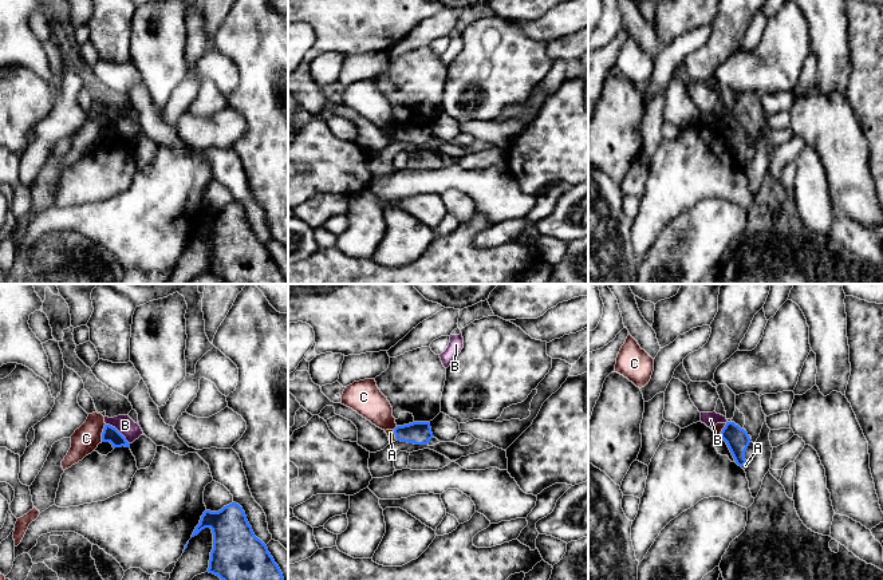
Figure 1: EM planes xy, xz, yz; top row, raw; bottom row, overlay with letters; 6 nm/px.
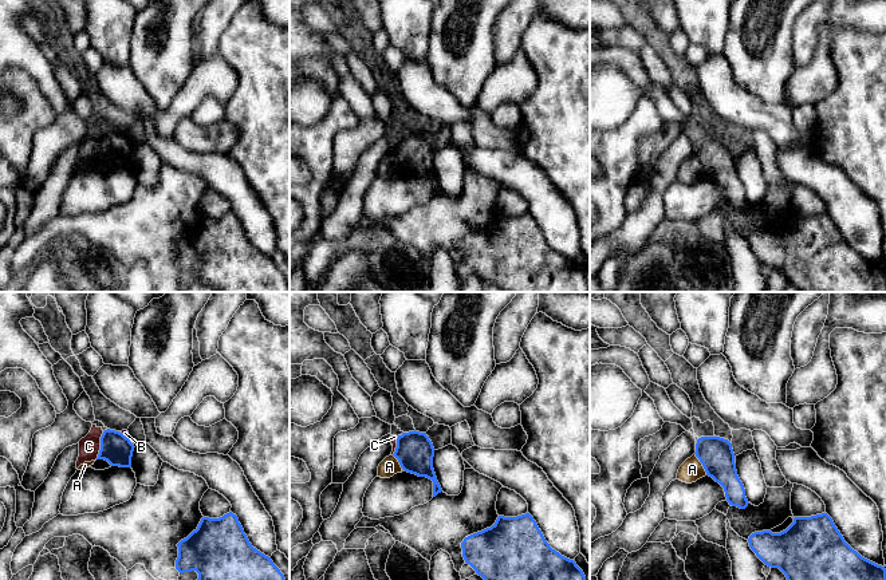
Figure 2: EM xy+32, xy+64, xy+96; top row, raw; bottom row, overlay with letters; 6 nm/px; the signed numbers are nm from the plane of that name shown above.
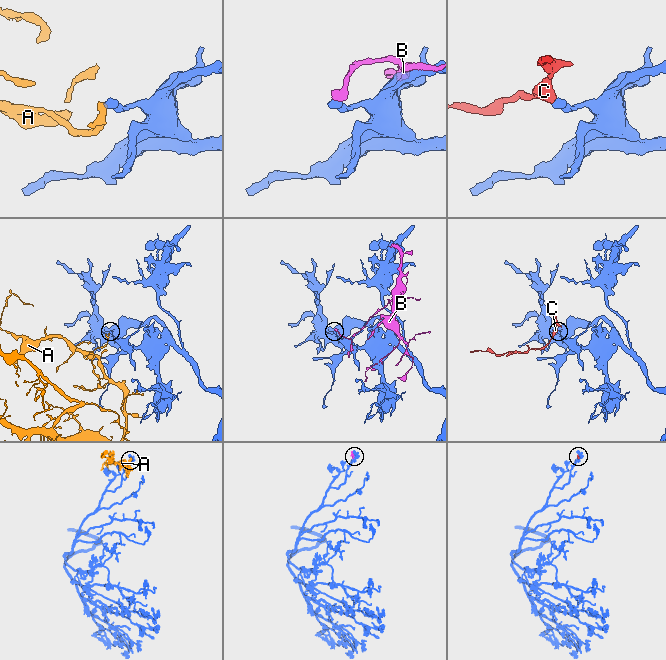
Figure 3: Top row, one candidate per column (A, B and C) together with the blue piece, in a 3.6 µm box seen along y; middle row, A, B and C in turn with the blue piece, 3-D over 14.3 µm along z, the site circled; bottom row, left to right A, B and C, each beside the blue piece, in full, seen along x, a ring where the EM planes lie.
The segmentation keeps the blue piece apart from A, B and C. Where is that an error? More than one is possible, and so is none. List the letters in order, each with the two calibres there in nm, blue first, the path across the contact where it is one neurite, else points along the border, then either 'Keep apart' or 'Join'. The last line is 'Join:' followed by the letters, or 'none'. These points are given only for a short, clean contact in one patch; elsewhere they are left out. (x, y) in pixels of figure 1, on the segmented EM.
A: Thickness 140 nm (blue) against 50 nm. Keep apart
B: Thickness 100 nm (blue) against 110 nm. Keep apart
C: Thickness 100 nm (blue) against 160 nm. Boundary: xy (105, 423), (101, 441). Keep apart
Join: none

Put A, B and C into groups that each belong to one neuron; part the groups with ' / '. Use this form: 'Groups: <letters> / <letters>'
Groups: A / B / C

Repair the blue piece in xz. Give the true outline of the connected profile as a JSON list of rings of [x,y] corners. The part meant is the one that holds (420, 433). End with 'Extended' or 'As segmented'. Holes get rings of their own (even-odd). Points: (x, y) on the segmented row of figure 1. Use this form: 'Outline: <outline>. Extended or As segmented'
Outline: [[[413,422],[394,429],[395,439],[414,445],[427,445],[433,438],[430,422]]]. As segmented

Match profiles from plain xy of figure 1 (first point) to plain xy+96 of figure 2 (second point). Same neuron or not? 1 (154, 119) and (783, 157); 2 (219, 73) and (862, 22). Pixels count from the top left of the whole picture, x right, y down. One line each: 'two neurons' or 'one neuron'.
1: one neuron
2: one neuron

